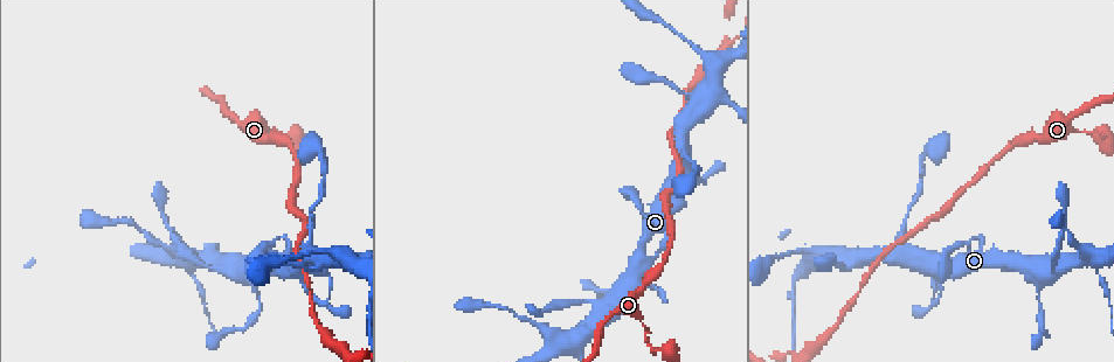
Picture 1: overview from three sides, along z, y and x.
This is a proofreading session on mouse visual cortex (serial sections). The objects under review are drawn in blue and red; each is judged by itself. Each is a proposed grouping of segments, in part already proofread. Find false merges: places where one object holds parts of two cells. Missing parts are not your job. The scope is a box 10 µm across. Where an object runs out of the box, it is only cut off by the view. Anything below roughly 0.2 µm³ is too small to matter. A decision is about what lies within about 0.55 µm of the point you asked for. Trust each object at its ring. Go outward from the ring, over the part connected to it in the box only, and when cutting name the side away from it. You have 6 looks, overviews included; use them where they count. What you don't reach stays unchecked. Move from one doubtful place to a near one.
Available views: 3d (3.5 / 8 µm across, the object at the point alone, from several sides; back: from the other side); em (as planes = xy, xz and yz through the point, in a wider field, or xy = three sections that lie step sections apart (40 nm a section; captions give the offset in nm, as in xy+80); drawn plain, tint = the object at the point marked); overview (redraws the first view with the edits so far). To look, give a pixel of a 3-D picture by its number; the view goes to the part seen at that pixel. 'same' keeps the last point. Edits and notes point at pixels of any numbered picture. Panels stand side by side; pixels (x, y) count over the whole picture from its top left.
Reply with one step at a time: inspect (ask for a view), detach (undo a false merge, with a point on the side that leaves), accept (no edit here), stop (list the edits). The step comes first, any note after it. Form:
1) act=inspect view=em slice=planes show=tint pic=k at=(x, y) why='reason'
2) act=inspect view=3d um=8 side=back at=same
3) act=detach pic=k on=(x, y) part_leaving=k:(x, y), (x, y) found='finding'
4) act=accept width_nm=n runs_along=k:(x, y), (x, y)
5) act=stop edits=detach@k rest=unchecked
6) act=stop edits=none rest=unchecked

act=inspect view=3d um=8 pic=1 at=(904, 255) why='arms part here'

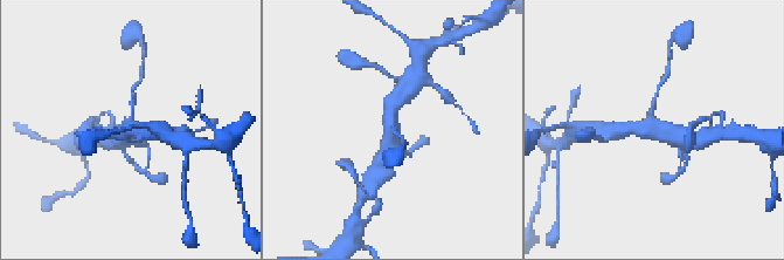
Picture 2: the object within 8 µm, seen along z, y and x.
act=inspect view=3d um=3.5 at=same why='closer look'

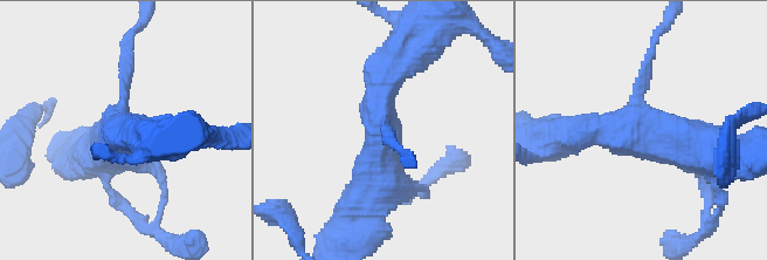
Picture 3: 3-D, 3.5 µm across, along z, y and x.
act=accept arm_widths_nm=150,400,700 runs_along=3:(366, 200), (394, 62) found='one cell here'

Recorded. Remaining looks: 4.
act=inspect view=3d um=3.5 pic=1 at=(343, 254) why='small branch off a trunk'

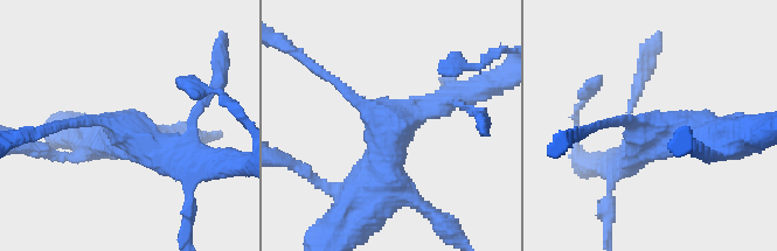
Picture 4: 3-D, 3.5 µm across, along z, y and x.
act=inspect view=em slice=xy step=1 show=tint pic=4 at=(649, 130) arms=3 arm_widths_nm=150,300,500

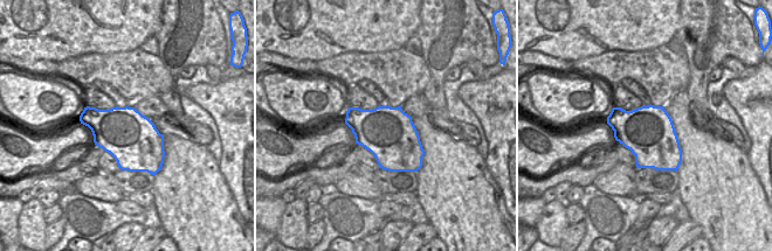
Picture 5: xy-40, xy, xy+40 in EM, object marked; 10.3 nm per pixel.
act=inspect view=em slice=xy step=3 show=tint at=same why='cut it another way'

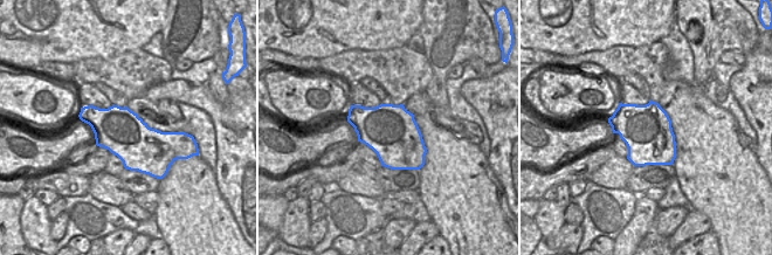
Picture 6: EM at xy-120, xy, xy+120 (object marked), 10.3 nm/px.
act=accept found='one cell here'

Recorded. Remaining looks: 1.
act=stop edits=none rest=unchecked

